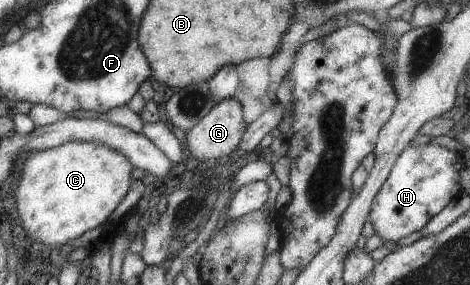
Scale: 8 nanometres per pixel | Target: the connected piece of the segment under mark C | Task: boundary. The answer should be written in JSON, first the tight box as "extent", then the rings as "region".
{"extent":[16,142,134,251],"region":[[[67,142],[46,150],[30,150],[24,161],[24,170],[16,188],[16,221],[22,225],[26,236],[41,251],[63,248],[73,239],[97,226],[105,225],[112,211],[128,194],[131,185],[130,172],[134,168],[118,151],[95,142]]]}

